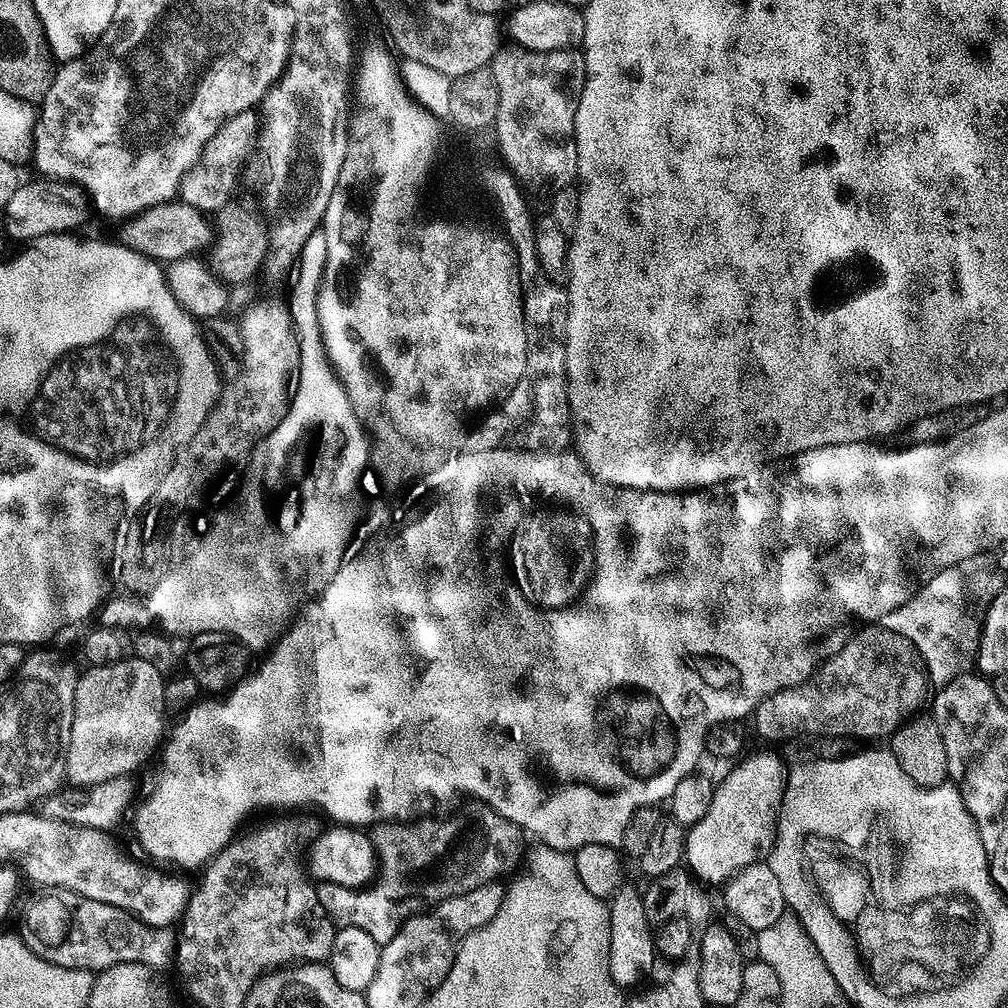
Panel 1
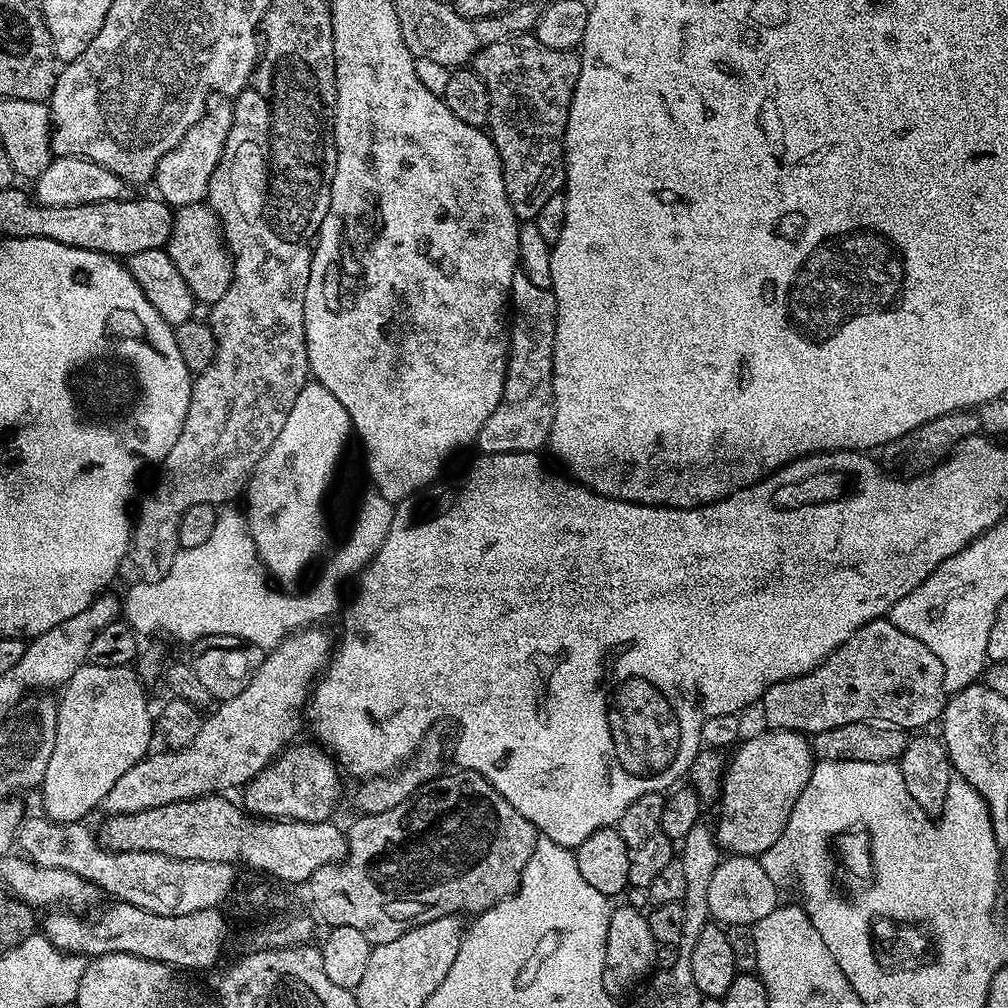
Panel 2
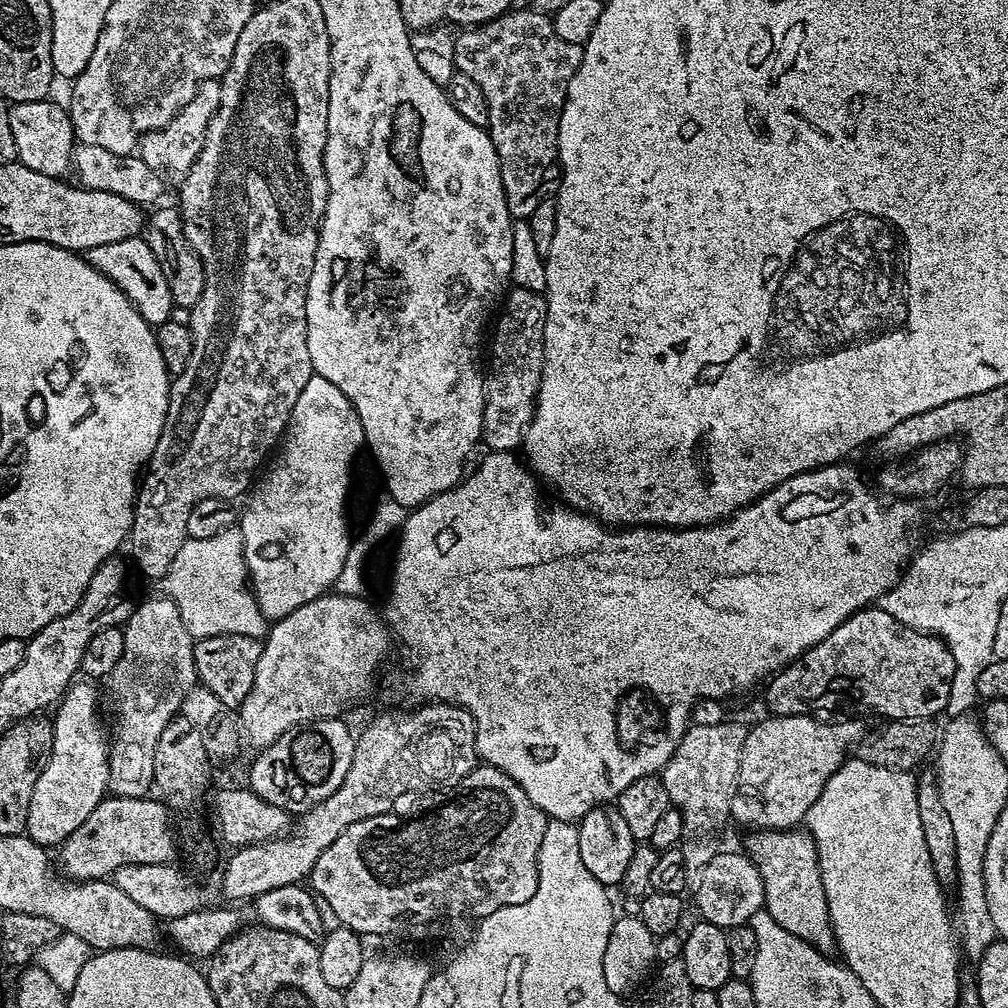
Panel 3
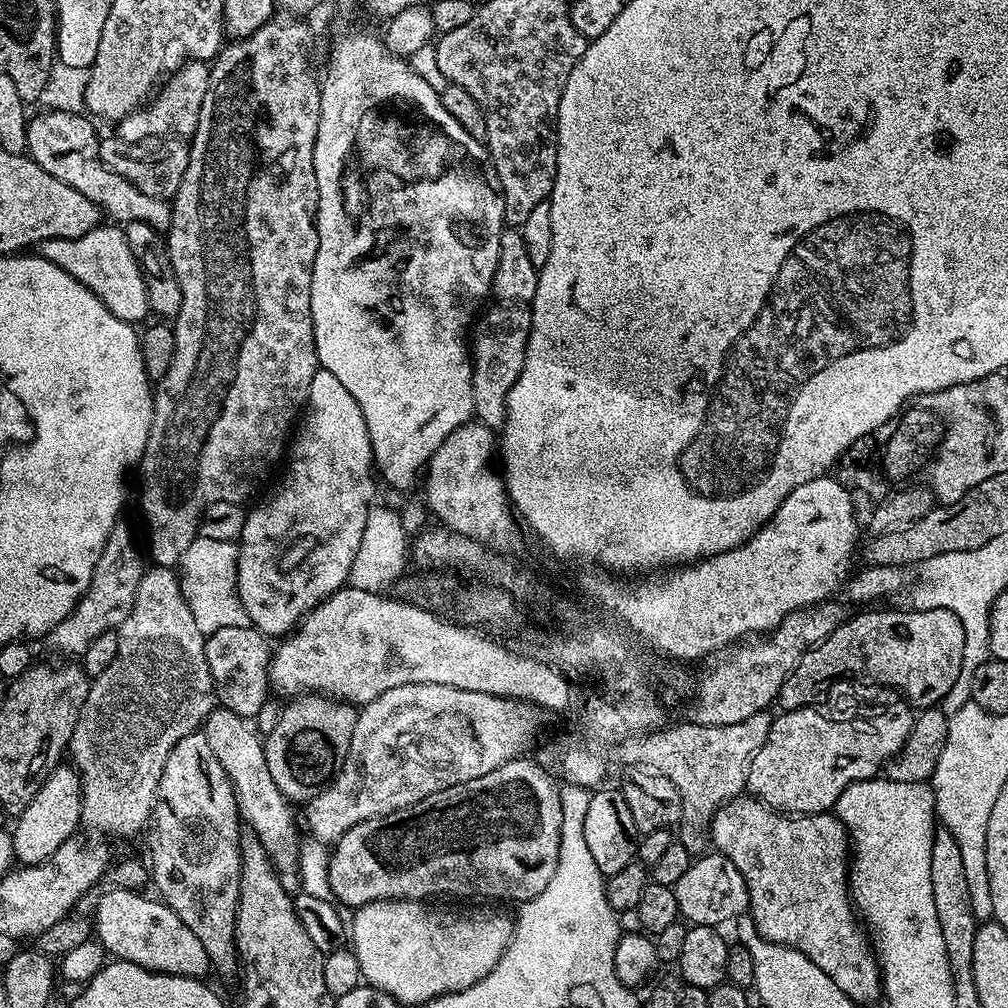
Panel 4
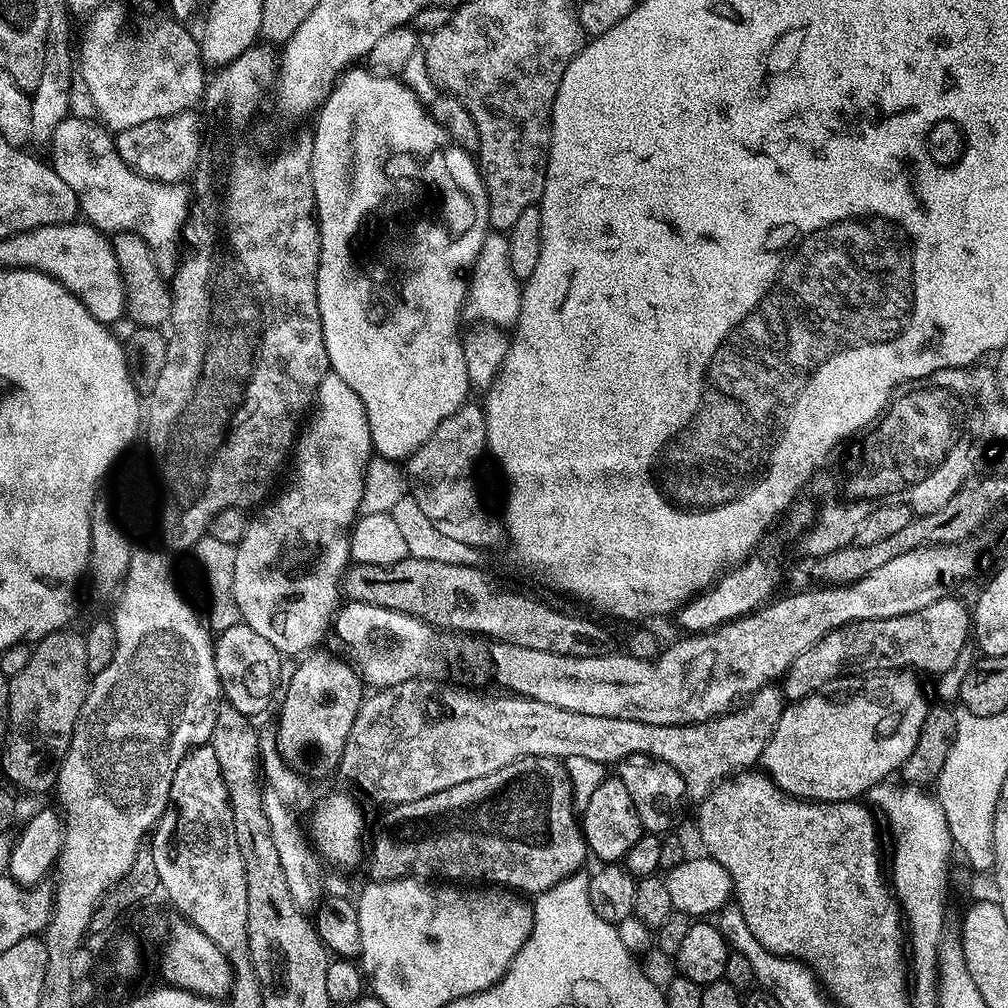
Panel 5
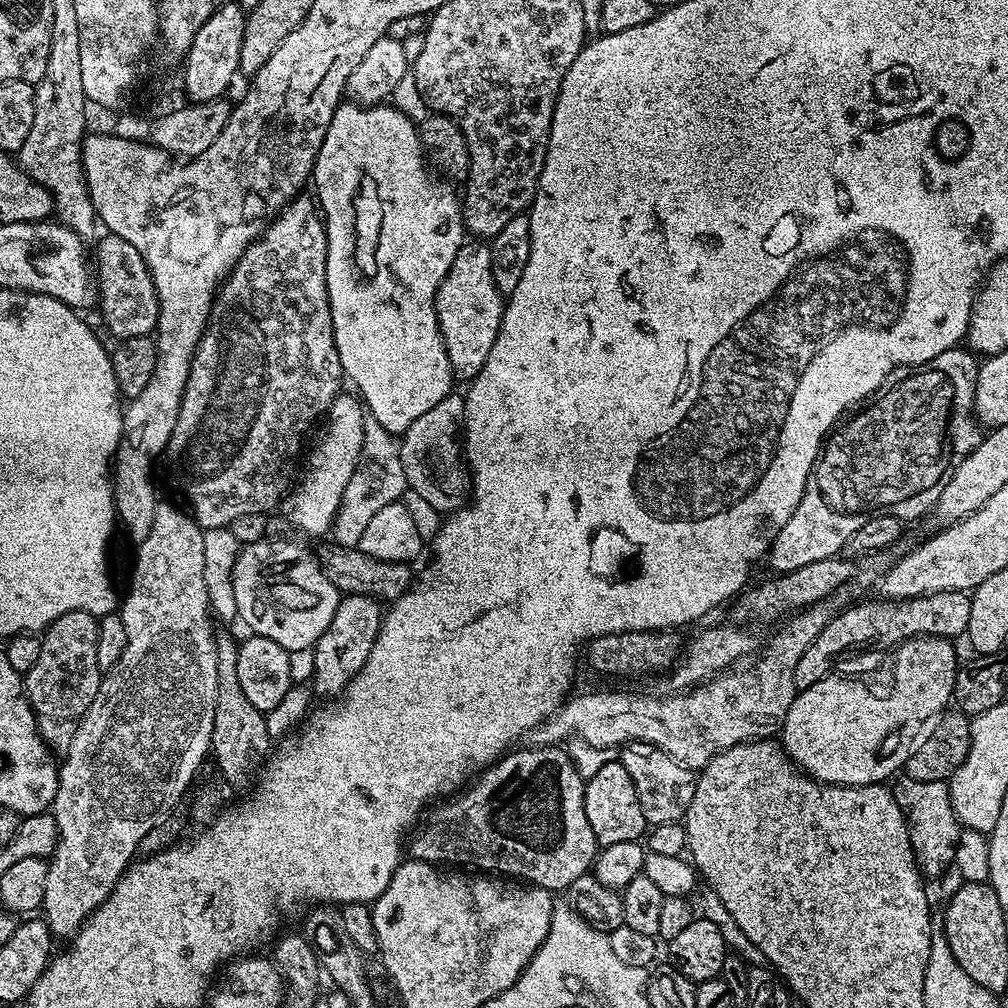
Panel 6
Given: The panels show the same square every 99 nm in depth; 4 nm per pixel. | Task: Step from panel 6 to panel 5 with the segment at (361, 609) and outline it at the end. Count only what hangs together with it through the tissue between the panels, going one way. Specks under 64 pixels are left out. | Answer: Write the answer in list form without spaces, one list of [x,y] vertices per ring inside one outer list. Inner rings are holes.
[[[313,650],[299,661],[300,665],[292,672],[288,680],[288,689],[284,692],[284,701],[280,704],[280,729],[276,732],[275,747],[279,749],[284,762],[296,772],[297,777],[309,776],[312,780],[320,780],[333,771],[337,771],[344,747],[348,741],[350,730],[354,726],[354,718],[362,703],[360,688],[362,677],[355,667],[352,668],[344,660],[331,656],[328,652]]]

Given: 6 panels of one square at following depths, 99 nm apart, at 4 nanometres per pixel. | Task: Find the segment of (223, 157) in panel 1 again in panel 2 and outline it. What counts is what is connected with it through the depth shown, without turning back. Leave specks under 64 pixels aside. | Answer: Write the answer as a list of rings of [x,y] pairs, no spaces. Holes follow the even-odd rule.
[[[213,103],[202,119],[186,130],[182,142],[178,142],[178,146],[174,146],[174,150],[158,162],[154,177],[155,195],[173,209],[199,204],[208,195],[210,178],[222,158],[224,143],[232,125],[232,104],[220,103],[224,104]]]

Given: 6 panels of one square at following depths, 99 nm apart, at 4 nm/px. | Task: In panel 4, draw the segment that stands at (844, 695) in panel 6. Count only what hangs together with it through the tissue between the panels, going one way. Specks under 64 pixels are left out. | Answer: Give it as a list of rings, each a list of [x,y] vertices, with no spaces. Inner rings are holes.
[[[814,706],[779,715],[772,721],[766,742],[748,761],[746,788],[769,808],[797,816],[835,809],[842,792],[852,783],[875,777],[902,750],[908,736],[904,732],[888,736],[892,716],[876,716],[872,724],[828,724],[820,720]]]

